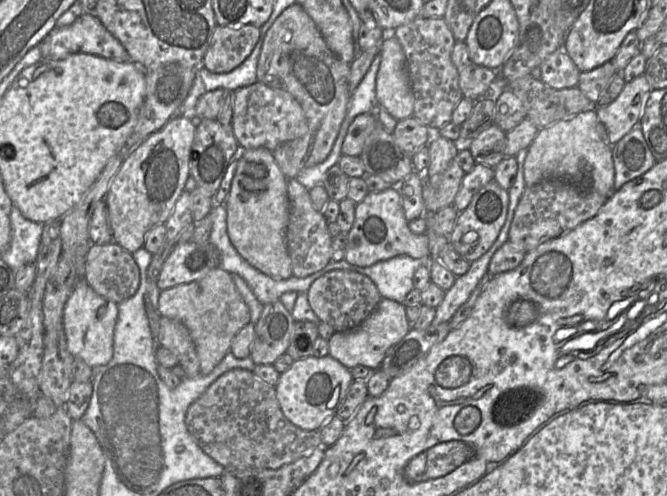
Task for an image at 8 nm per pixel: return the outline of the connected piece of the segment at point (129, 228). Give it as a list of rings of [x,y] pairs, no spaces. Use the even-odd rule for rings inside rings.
[[[176,115],[159,131],[151,134],[124,160],[111,181],[104,201],[107,206],[112,242],[129,253],[143,247],[147,233],[159,224],[165,224],[190,176],[190,157],[196,132],[192,115]]]

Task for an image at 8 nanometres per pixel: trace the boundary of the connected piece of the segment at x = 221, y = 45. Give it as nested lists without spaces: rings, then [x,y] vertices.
[[[251,24],[239,27],[217,25],[203,66],[216,74],[231,72],[249,57],[259,38],[260,28]]]

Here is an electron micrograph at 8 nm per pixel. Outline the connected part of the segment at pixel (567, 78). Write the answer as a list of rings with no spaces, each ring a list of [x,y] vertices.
[[[564,50],[549,55],[540,65],[541,80],[554,89],[576,87],[581,71]]]

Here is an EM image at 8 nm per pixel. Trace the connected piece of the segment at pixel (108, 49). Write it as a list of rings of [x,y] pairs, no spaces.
[[[93,12],[83,13],[69,26],[54,28],[38,45],[42,60],[62,60],[72,54],[86,53],[119,62],[131,61],[123,45],[104,27]]]

